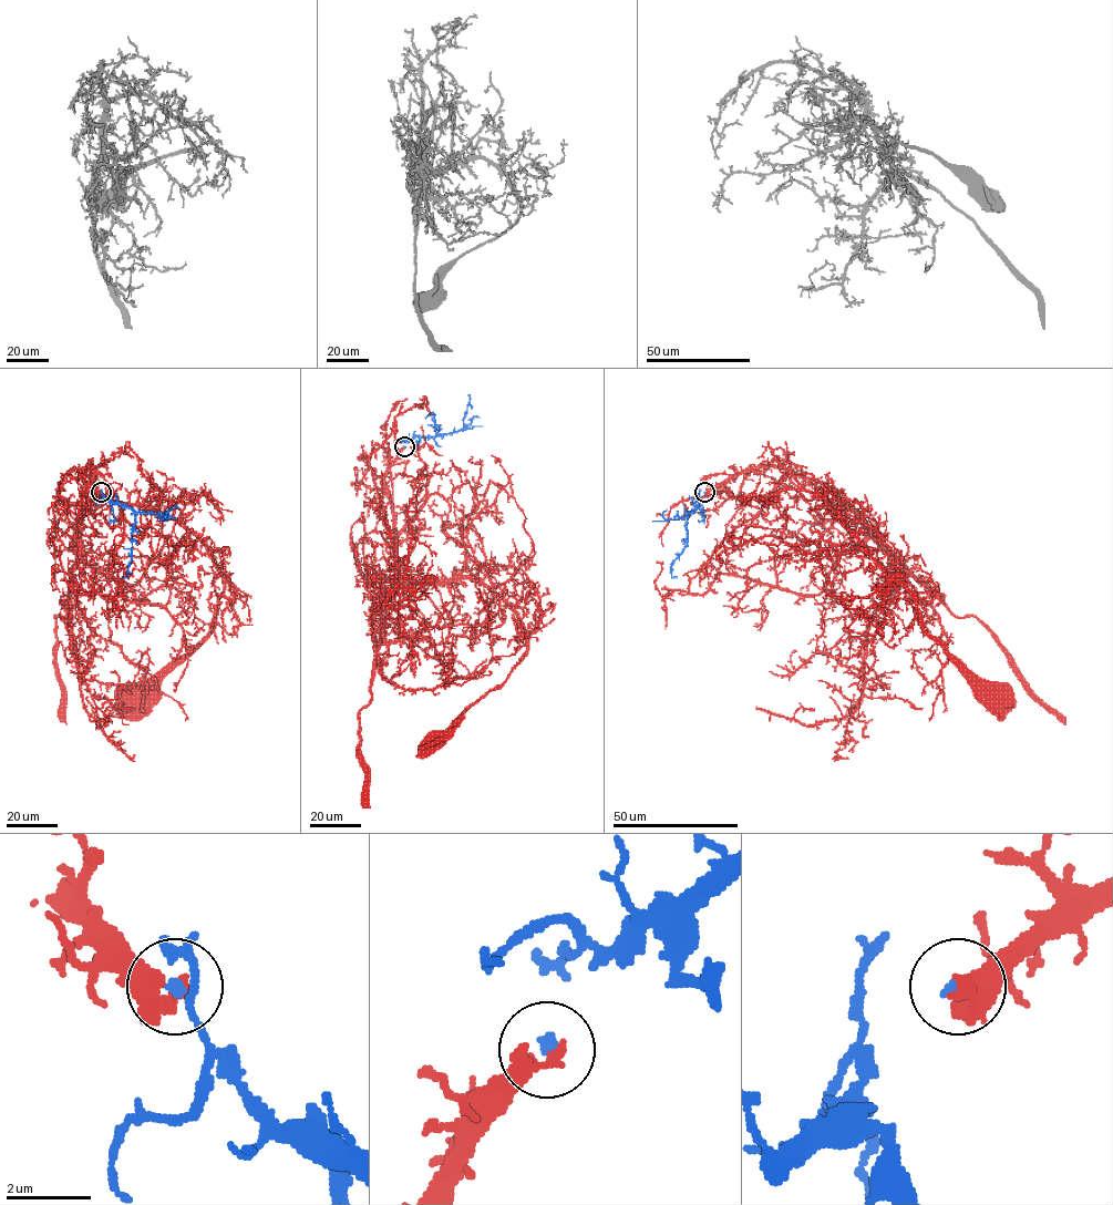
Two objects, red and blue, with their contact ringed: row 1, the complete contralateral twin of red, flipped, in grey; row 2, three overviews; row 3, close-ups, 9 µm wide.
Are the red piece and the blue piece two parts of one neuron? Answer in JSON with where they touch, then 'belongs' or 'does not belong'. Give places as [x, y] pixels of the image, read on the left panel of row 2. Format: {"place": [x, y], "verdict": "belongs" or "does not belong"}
{"place": [101, 492], "verdict": "belongs"}

